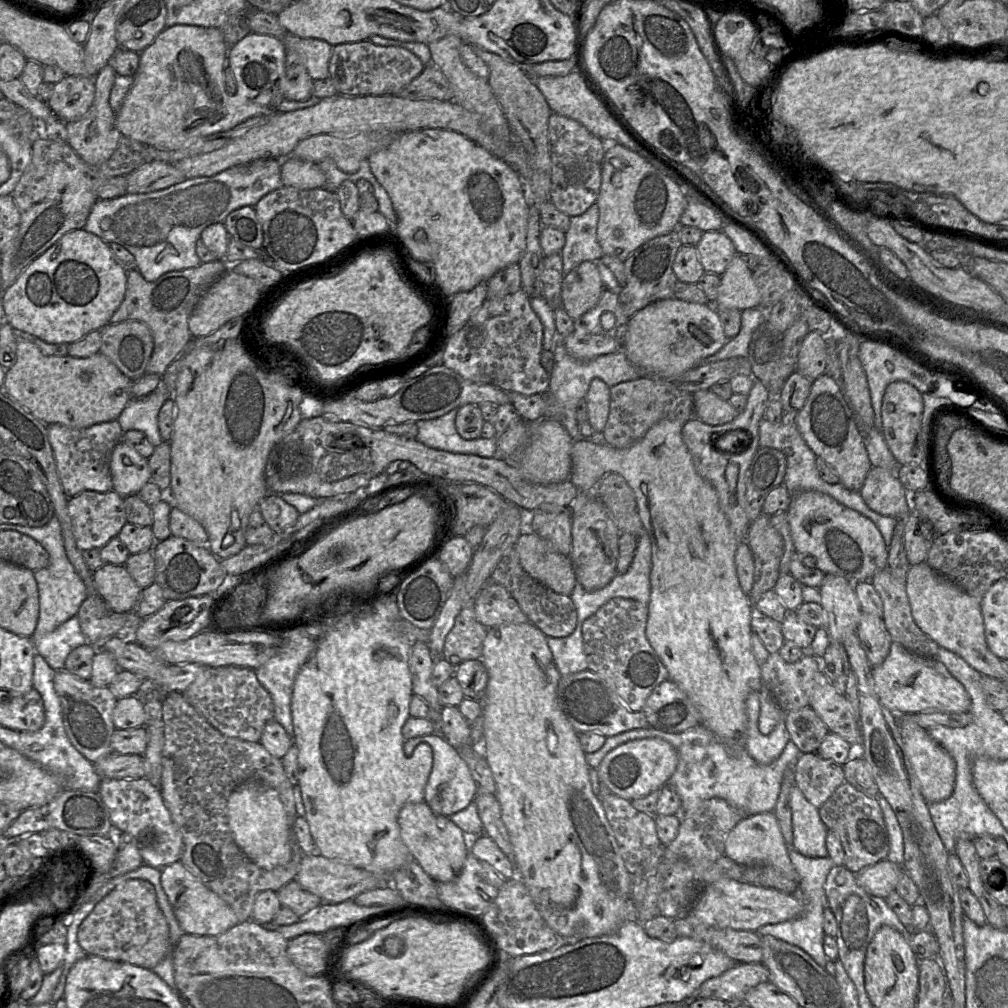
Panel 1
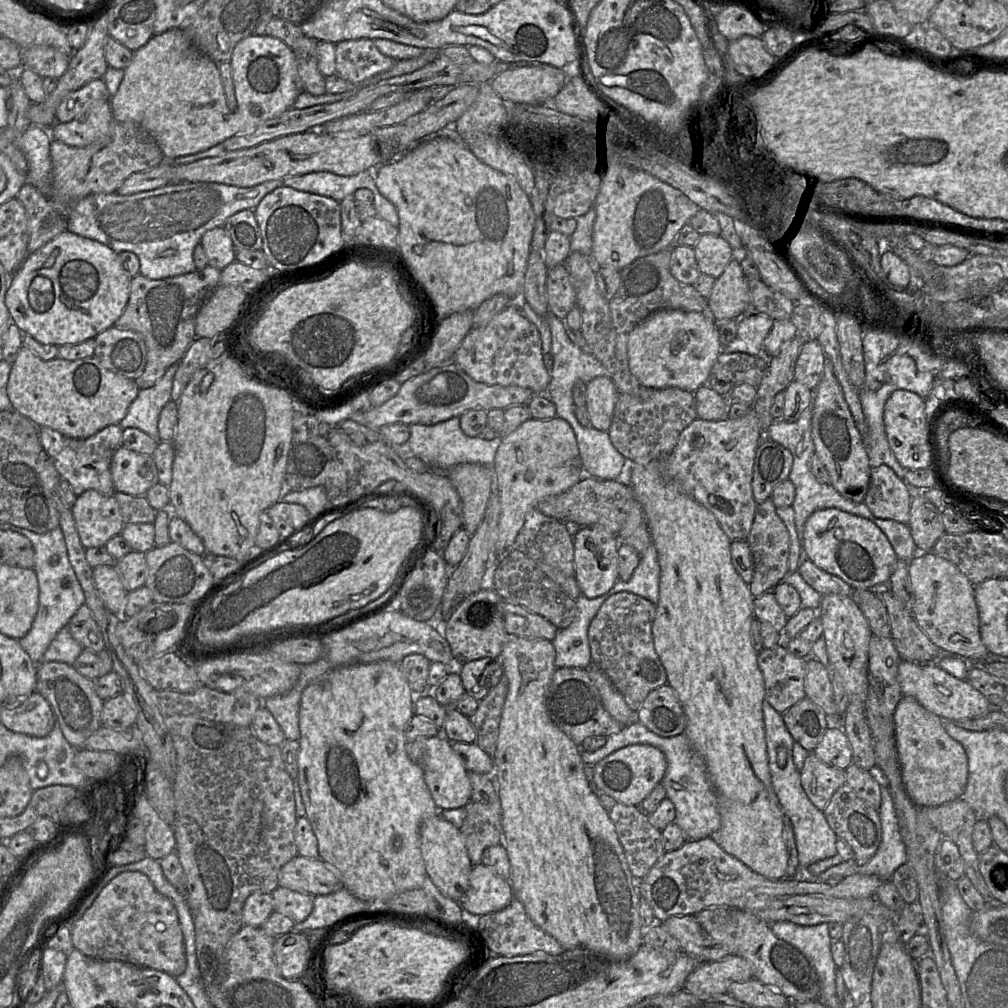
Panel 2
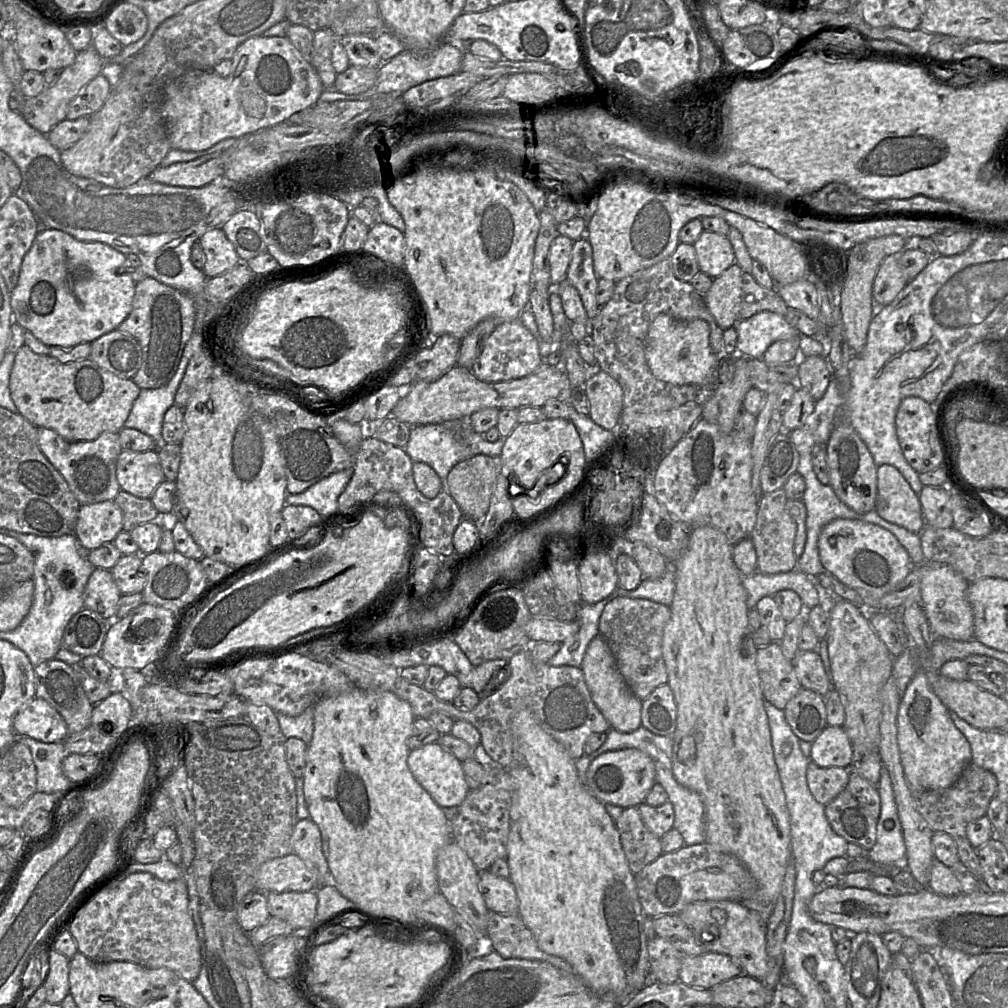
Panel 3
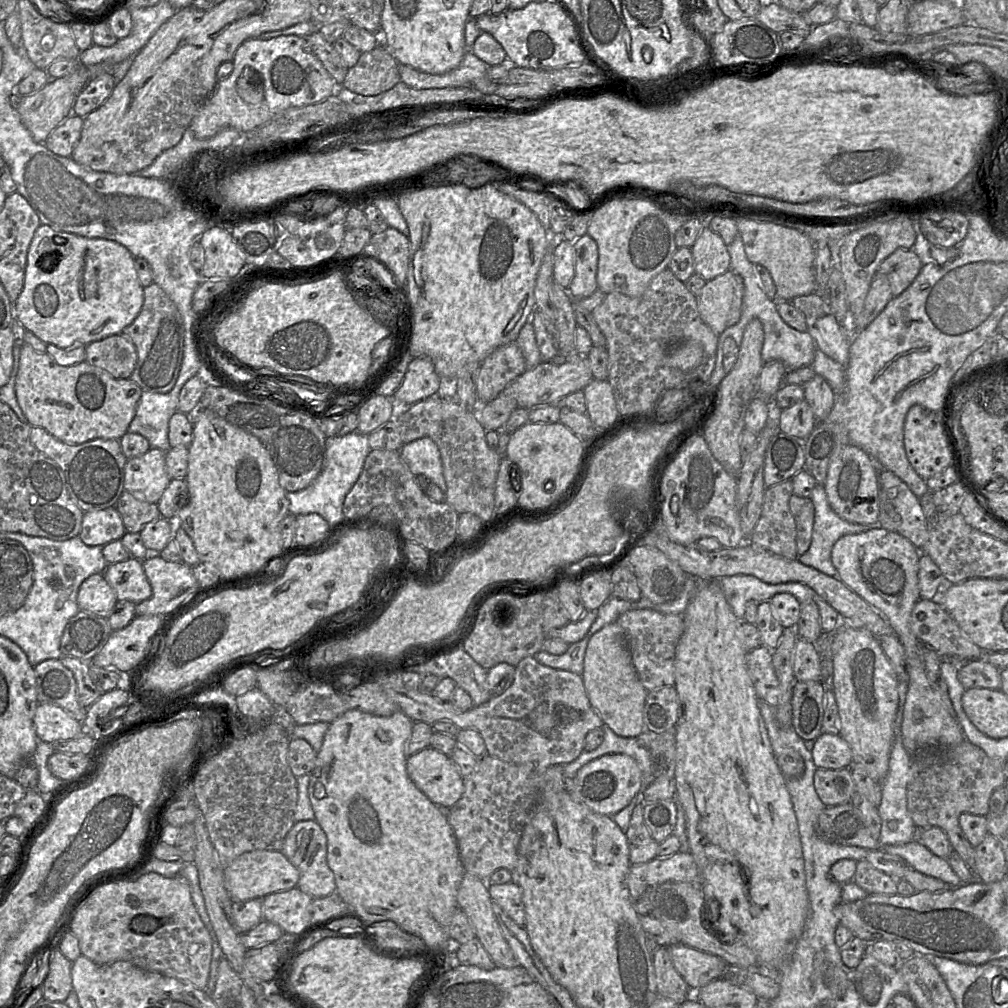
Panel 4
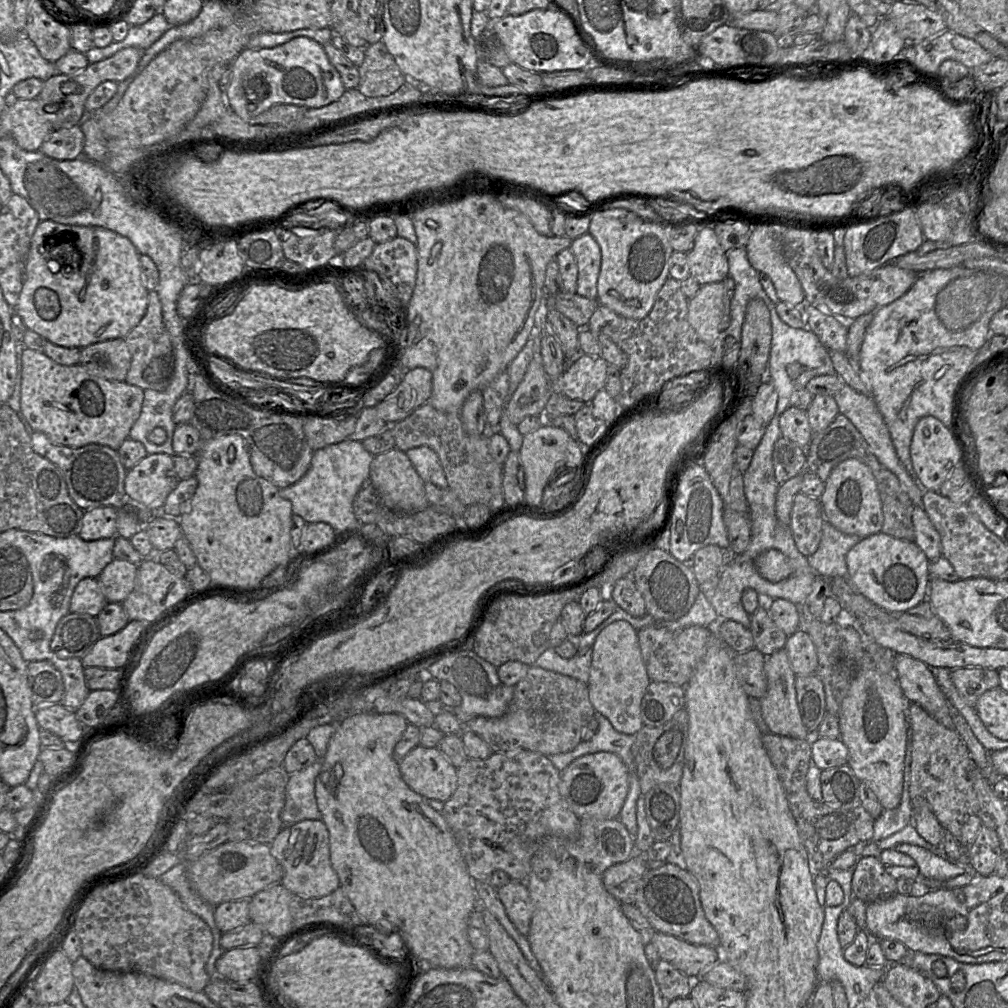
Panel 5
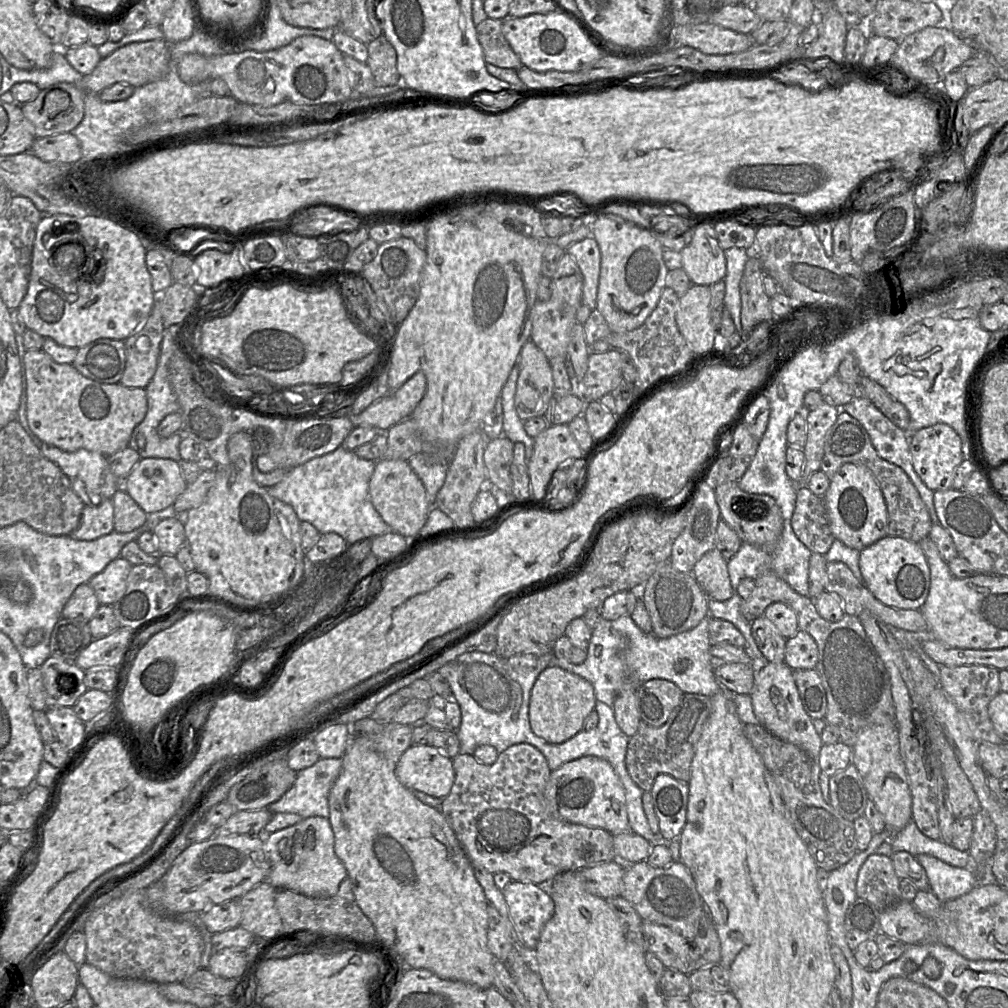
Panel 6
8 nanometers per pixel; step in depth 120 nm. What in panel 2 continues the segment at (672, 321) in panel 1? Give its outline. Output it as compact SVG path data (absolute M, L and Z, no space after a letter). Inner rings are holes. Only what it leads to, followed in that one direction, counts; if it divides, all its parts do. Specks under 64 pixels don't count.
M659 309L652 312L634 327L629 335L627 343L629 369L643 386L651 389L665 389L669 387L676 387L692 393L694 393L699 387L707 385L711 369L715 364L718 356L720 355L720 352L722 352L722 345L719 340L717 322L708 320L703 314L699 312L690 312L676 309Z

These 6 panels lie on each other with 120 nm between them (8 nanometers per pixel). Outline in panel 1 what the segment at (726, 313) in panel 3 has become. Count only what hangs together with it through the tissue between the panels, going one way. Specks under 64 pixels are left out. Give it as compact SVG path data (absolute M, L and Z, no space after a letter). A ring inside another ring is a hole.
M736 253L720 276L718 296L712 304L715 309L743 311L759 307L761 295L752 277L752 271Z

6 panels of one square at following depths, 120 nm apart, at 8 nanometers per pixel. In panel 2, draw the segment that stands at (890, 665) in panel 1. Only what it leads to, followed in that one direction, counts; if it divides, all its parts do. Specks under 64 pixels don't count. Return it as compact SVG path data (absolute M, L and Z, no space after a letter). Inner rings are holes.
M900 660L897 681L903 696L915 698L927 711L942 720L958 721L986 716L993 707L967 680L960 680L936 664L922 664Z

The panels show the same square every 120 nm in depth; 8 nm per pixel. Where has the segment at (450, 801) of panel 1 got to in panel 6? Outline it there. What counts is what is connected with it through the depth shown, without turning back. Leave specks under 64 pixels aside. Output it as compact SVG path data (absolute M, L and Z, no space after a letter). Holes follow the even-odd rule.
M411 745L395 766L398 780L408 789L415 789L444 799L455 780L453 759L431 745Z

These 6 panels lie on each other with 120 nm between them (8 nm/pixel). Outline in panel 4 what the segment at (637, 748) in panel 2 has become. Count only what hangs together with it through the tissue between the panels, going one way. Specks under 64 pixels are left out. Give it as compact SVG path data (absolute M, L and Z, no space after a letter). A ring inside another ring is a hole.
M621 753L604 754L584 765L578 771L577 775L572 780L568 781L568 791L574 800L585 804L592 811L613 816L625 808L633 800L639 792L641 784L642 771L633 757Z

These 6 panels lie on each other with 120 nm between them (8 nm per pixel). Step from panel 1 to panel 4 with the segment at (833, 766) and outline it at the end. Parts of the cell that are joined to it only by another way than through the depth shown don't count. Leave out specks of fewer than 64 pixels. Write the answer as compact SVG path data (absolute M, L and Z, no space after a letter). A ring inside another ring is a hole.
M817 768L813 783L825 807L851 802L851 797L855 792L855 783L850 768Z

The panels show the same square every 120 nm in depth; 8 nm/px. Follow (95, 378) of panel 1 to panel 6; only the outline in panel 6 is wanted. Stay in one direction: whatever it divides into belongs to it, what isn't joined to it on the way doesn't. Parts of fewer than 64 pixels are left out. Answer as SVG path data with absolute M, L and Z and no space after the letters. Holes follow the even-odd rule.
M42 348L26 350L24 365L27 421L33 434L43 443L66 452L86 449L104 456L128 447L133 430L147 412L144 388L96 382L83 376L73 364L57 363Z

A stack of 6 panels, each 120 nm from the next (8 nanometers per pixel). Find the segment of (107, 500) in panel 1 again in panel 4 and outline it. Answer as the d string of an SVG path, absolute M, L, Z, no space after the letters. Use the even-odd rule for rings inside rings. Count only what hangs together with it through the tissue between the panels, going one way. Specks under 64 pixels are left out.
M115 506L84 512L79 537L88 546L104 546L121 540L126 533L123 520Z

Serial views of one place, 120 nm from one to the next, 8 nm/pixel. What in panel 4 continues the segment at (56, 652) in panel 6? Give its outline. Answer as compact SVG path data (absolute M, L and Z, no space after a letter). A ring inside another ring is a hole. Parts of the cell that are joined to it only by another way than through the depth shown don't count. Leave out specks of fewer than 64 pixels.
M79 610L64 628L60 641L62 656L91 661L105 646L111 633L107 618Z

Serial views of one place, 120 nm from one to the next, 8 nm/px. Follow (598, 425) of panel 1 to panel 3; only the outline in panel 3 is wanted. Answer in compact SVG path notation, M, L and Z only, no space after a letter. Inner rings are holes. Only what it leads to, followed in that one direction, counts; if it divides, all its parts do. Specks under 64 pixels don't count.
M600 370L588 378L584 389L592 421L608 431L615 431L623 410L623 390L620 384Z

